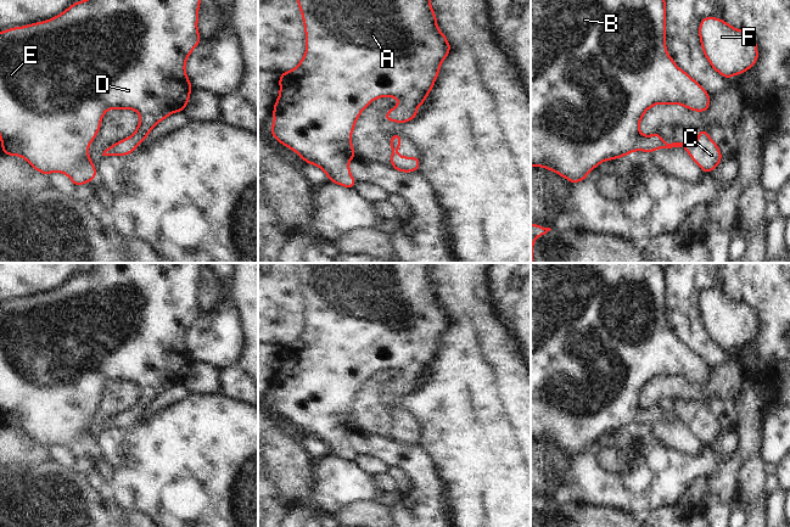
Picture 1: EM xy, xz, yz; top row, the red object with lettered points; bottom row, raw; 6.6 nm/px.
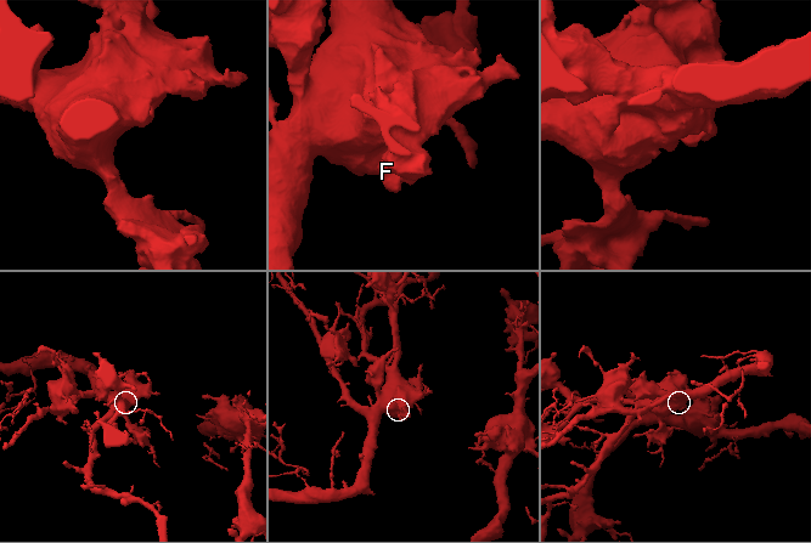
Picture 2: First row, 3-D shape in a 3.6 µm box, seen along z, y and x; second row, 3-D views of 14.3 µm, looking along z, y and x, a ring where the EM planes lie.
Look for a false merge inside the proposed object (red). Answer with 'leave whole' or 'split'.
leave whole

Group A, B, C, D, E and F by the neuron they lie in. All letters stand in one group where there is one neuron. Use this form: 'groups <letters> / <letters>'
groups A B C D E F

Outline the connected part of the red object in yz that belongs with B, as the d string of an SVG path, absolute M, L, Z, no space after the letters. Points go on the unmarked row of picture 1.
M531 263L531 439L543 439L556 444L559 449L568 452L572 458L586 453L588 445L604 433L624 430L634 424L652 426L657 421L683 420L690 431L697 436L702 445L712 445L721 436L722 425L718 417L704 402L697 402L697 413L694 419L687 415L666 415L659 404L643 408L639 403L645 385L660 376L682 377L695 385L707 385L710 365L706 364L685 343L680 342L667 326L666 320L666 270L657 263Z

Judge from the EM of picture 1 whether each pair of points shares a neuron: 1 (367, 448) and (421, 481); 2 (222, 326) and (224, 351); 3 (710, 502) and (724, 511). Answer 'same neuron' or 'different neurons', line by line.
1: same neuron
2: same neuron
3: same neuron

